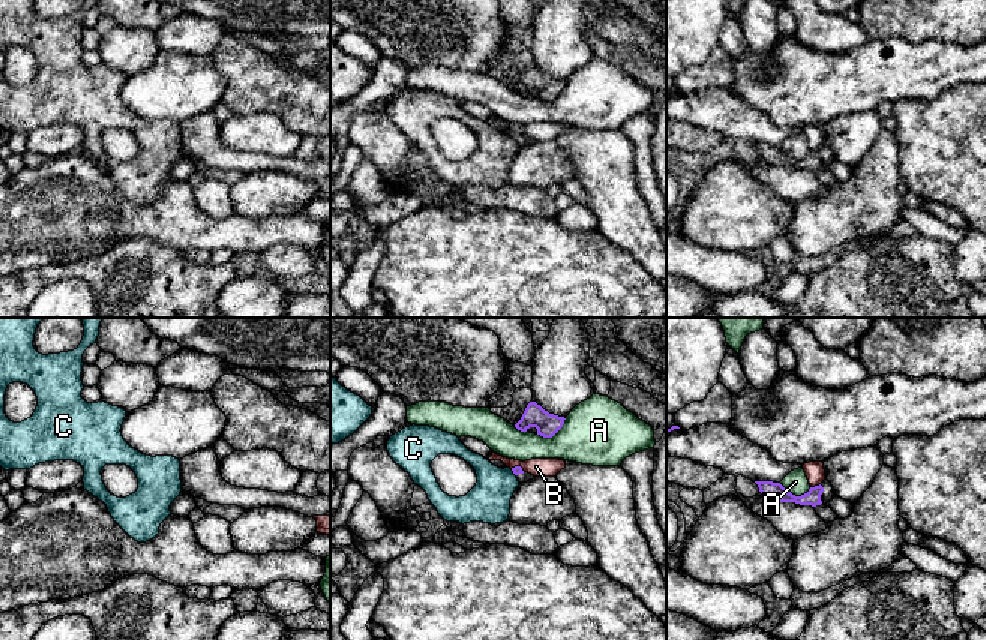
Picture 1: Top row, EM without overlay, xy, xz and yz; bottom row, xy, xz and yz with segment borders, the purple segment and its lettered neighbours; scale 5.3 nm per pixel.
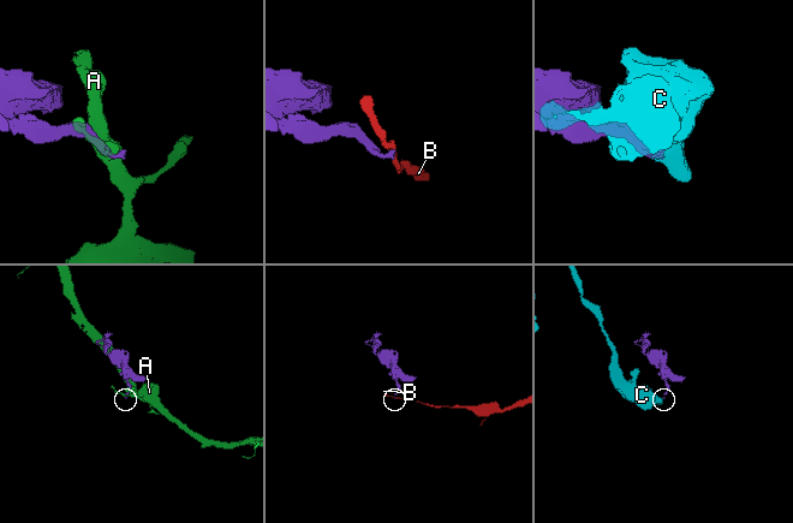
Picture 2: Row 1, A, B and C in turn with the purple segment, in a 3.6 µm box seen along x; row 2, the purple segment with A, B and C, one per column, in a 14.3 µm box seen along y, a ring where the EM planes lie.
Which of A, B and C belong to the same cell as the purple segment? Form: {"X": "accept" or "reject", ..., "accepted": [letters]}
{"A": "reject", "B": "reject", "C": "reject", "accepted": []}

